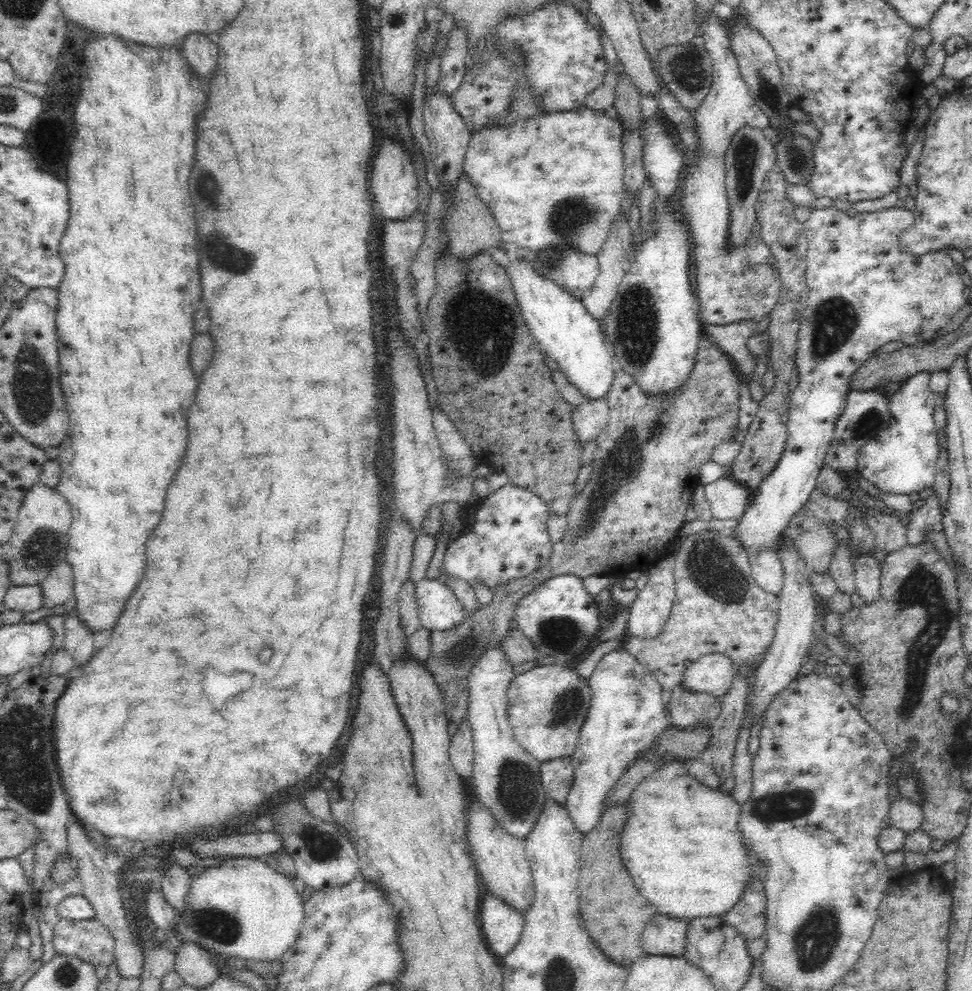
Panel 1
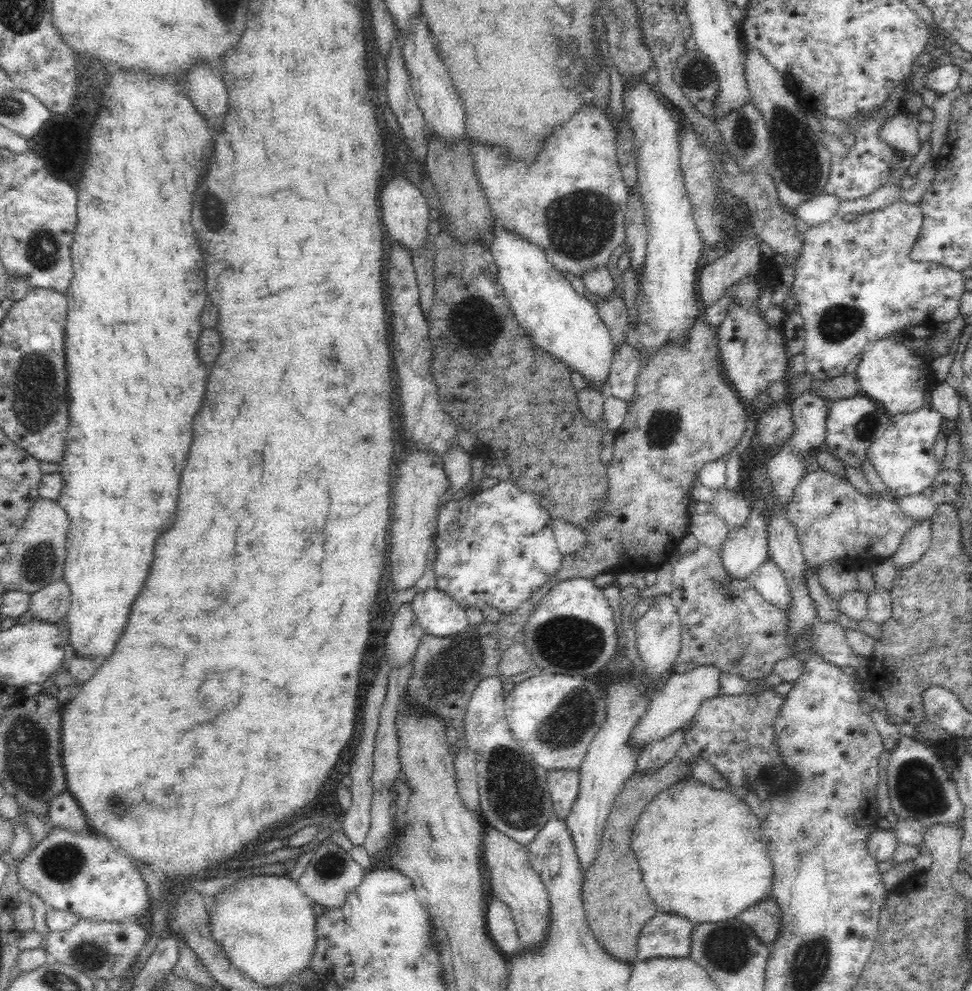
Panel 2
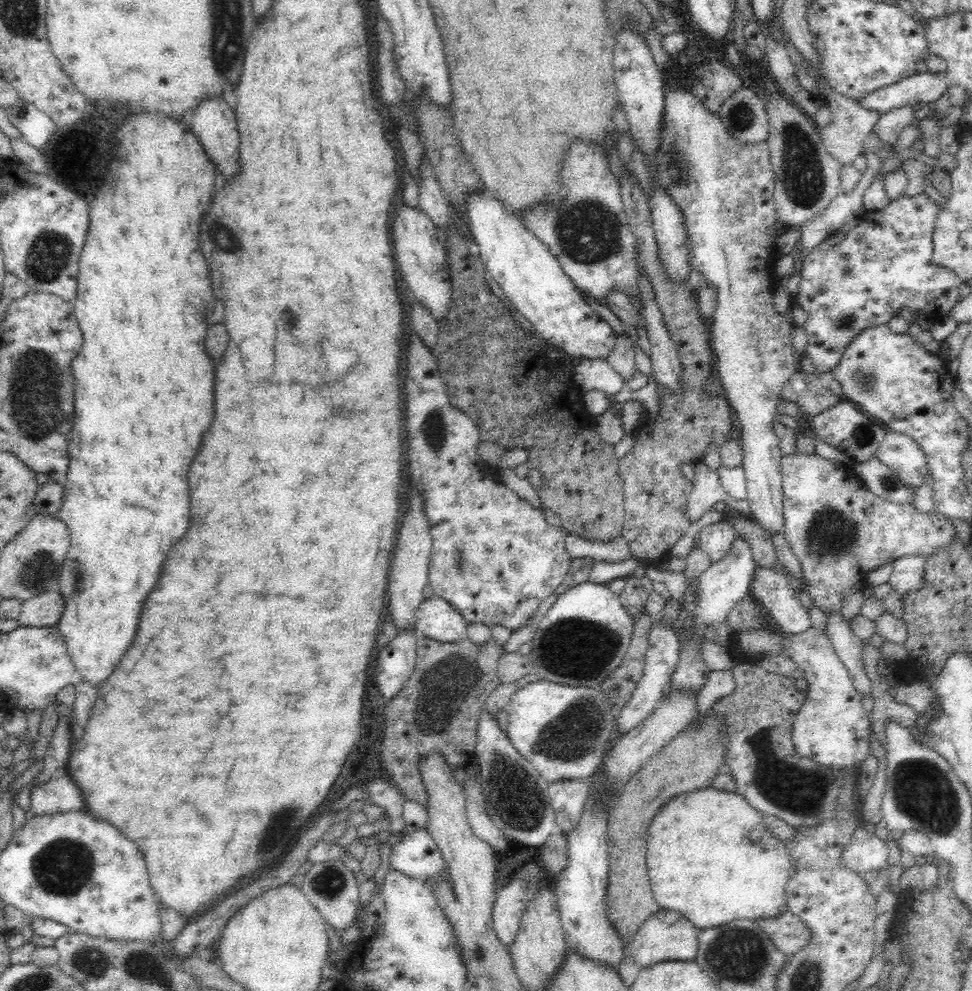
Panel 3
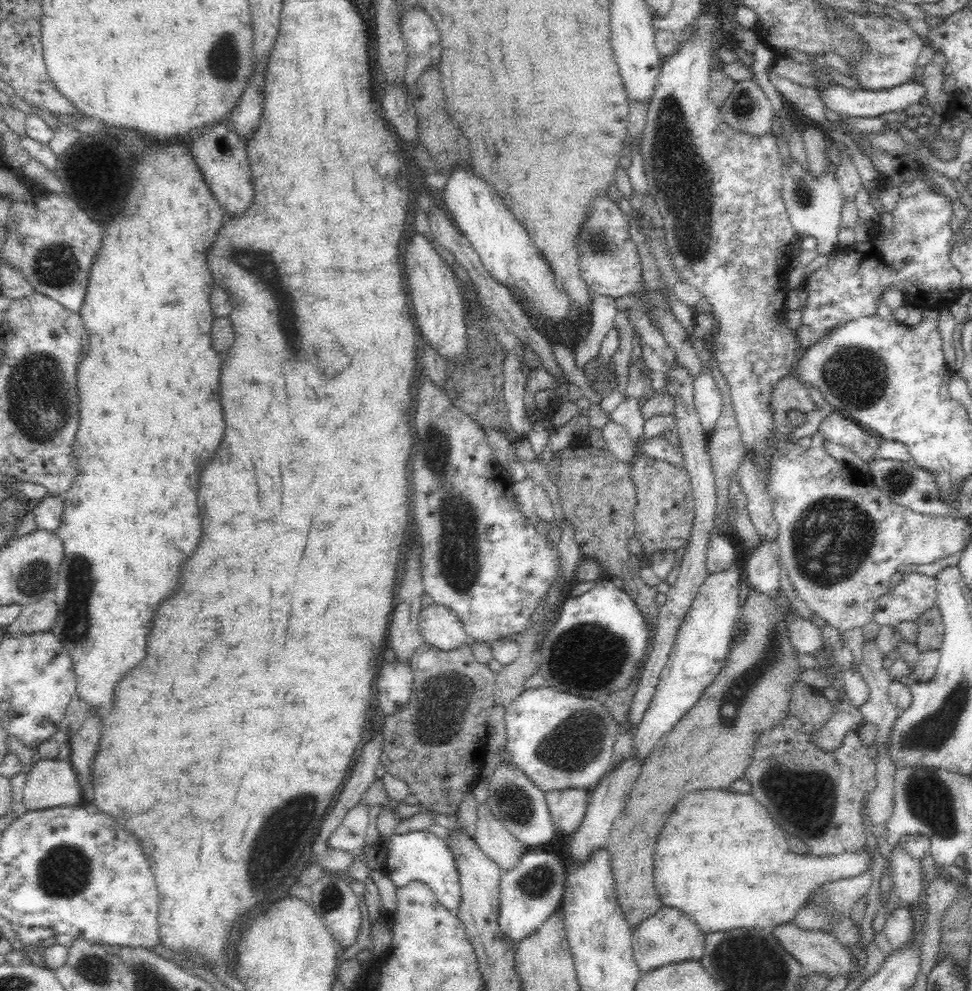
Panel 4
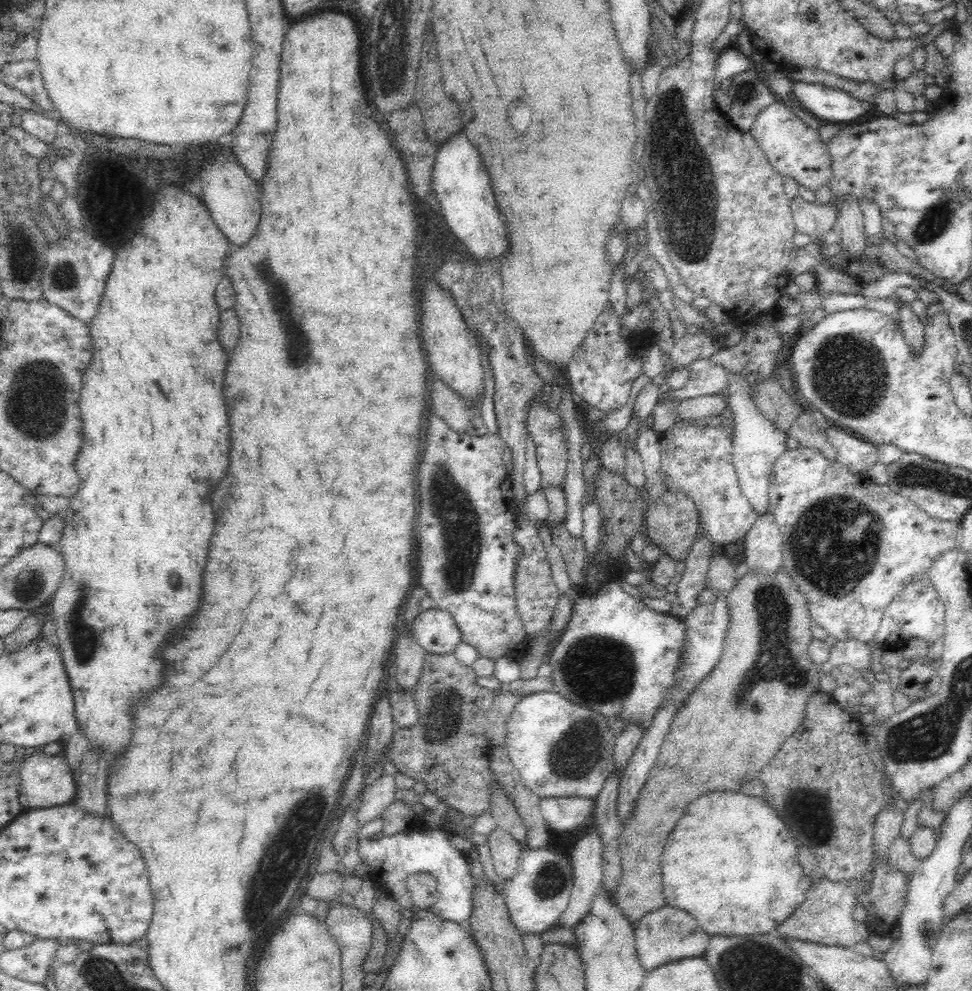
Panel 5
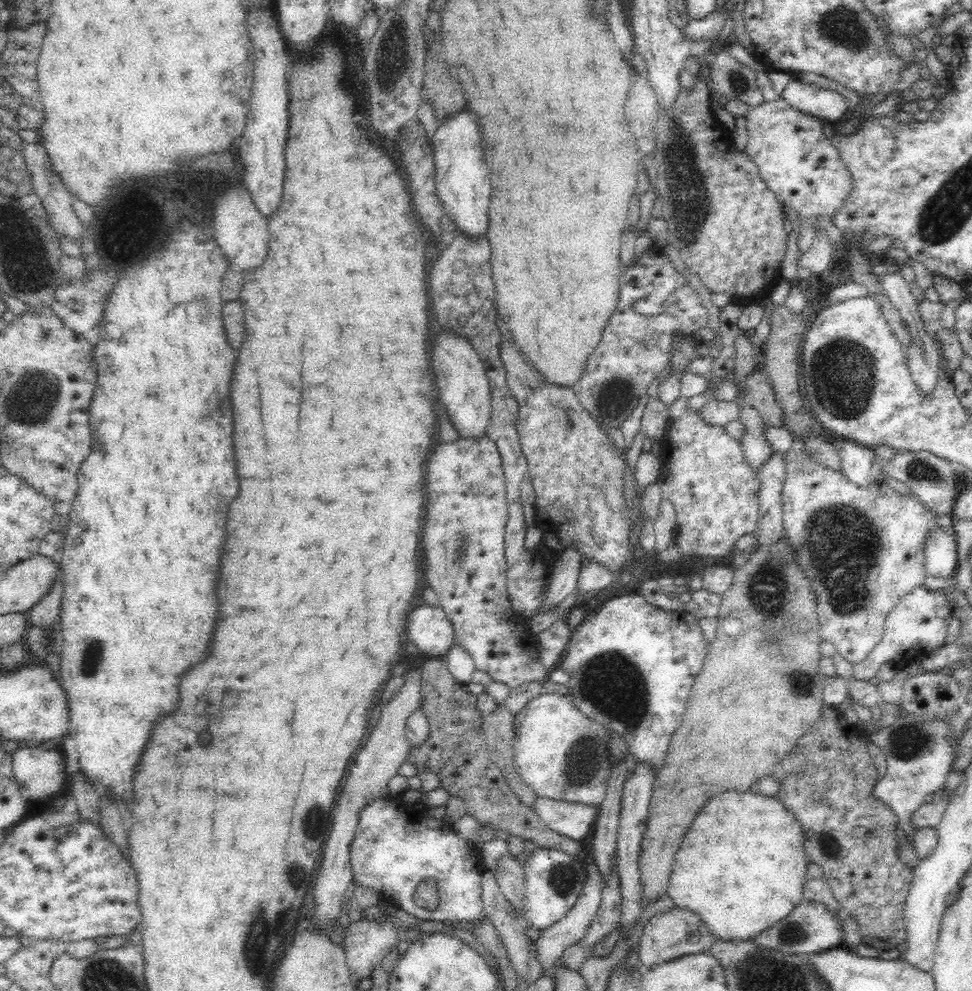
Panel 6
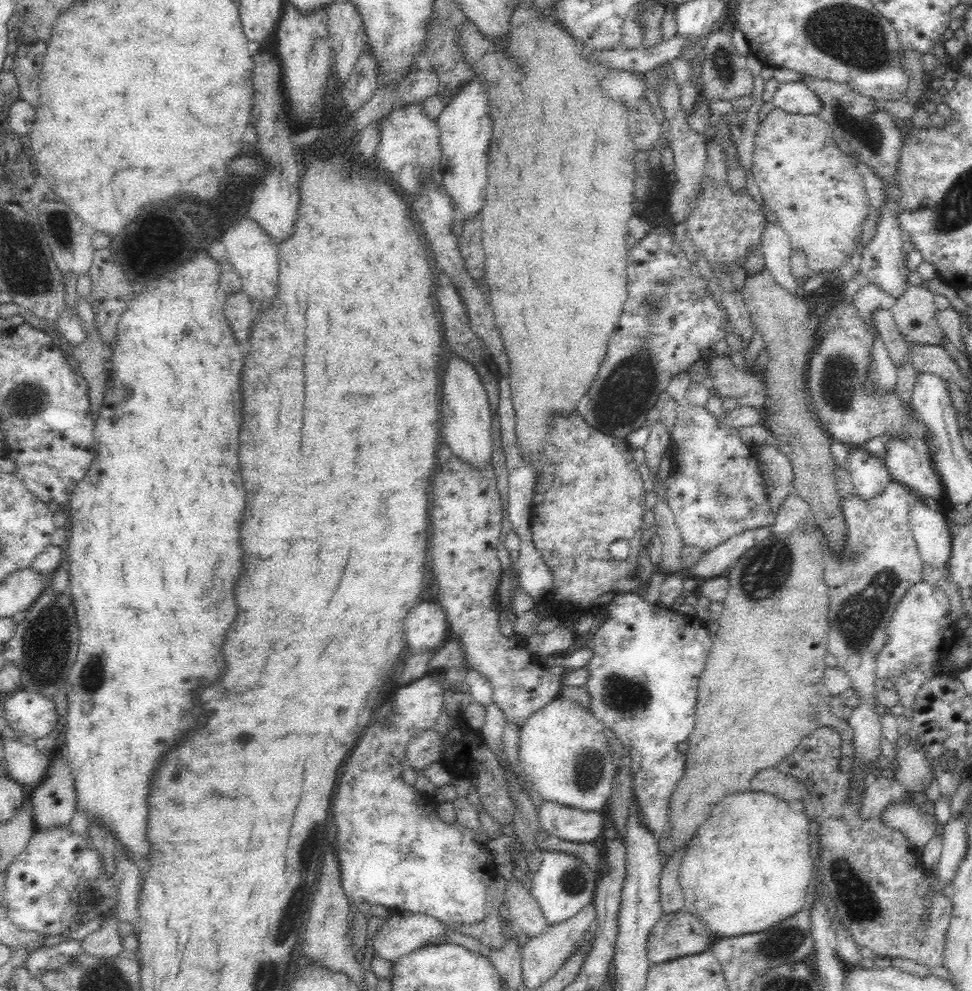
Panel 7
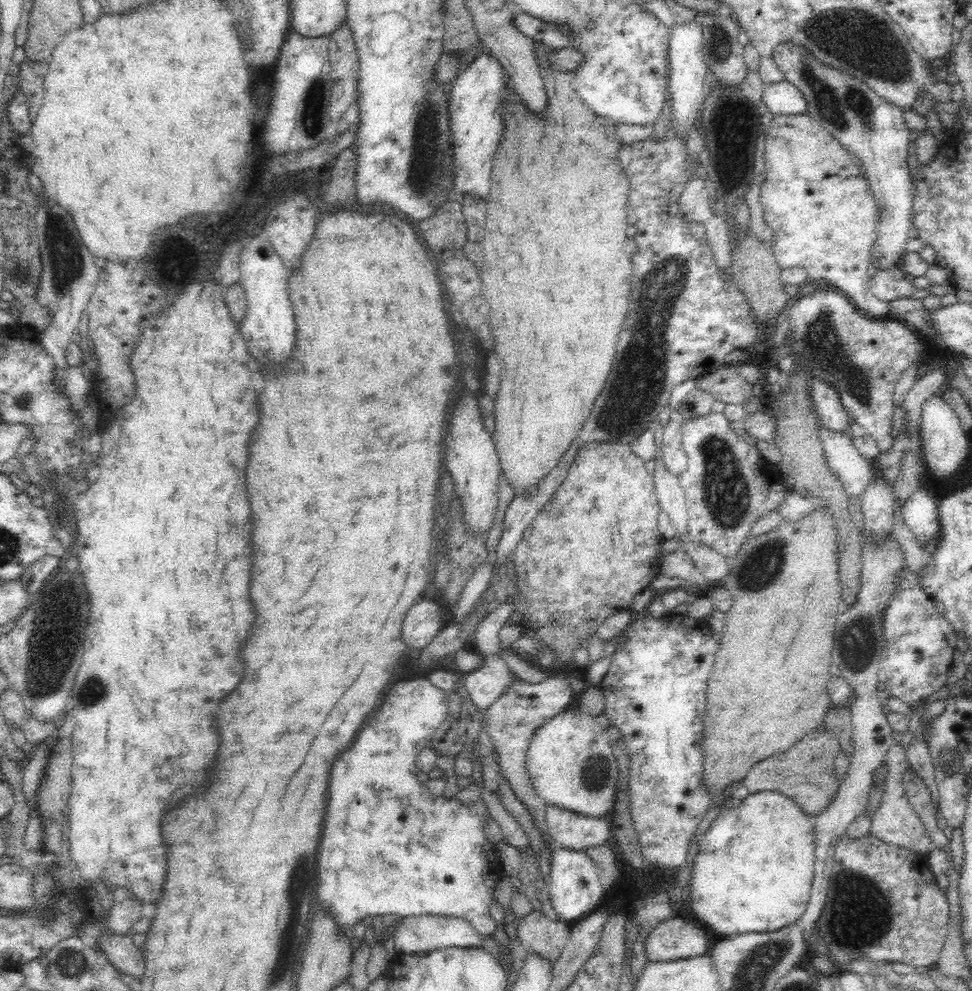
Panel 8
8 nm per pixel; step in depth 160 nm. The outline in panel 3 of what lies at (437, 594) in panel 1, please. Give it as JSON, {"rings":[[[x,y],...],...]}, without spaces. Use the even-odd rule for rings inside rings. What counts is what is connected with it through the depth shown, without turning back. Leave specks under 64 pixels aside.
{"rings":[[[432,595],[420,604],[415,626],[419,636],[441,643],[455,643],[467,638],[464,617],[447,601]]]}

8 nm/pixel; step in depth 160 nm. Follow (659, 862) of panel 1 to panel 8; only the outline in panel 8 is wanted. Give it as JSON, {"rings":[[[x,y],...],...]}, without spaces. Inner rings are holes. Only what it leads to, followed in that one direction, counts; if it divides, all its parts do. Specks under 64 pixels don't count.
{"rings":[[[763,791],[750,794],[738,808],[722,807],[724,810],[720,812],[715,821],[710,825],[706,834],[701,835],[697,841],[698,852],[693,862],[694,868],[691,870],[690,886],[691,886],[691,910],[694,914],[705,922],[707,926],[717,934],[724,934],[726,938],[749,932],[772,932],[792,924],[794,920],[798,920],[806,910],[810,898],[810,886],[812,886],[812,876],[815,871],[815,826],[811,821],[811,816],[806,814],[802,808],[792,801],[788,796],[779,794],[776,791]]]}

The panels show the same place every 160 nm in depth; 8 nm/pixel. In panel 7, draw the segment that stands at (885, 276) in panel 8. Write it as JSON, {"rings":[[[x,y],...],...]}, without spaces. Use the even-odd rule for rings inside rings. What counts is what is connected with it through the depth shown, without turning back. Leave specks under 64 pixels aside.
{"rings":[[[870,282],[861,287],[854,296],[853,304],[845,306],[843,303],[838,308],[836,317],[838,323],[831,326],[827,331],[821,334],[821,339],[817,341],[809,358],[807,367],[806,388],[808,389],[810,406],[816,414],[817,420],[822,428],[834,439],[850,444],[855,447],[862,445],[872,437],[885,438],[886,436],[898,436],[899,438],[907,438],[913,445],[917,446],[928,438],[924,437],[924,423],[920,423],[913,408],[906,407],[900,403],[898,393],[896,391],[888,393],[880,391],[876,397],[866,395],[864,391],[864,380],[866,380],[866,372],[874,373],[872,359],[870,358],[870,350],[872,350],[872,338],[878,335],[871,320],[871,315],[880,308],[890,309],[895,303],[896,298],[890,296],[883,288],[877,284]]]}

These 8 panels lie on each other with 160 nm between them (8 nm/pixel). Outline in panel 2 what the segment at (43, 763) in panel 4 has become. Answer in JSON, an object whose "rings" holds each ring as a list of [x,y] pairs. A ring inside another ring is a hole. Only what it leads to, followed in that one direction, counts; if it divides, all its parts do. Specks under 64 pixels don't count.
{"rings":[[[68,789],[54,796],[49,804],[50,807],[46,812],[49,826],[63,826],[63,828],[71,828],[76,832],[89,827],[84,811],[80,809],[78,801],[68,792]]]}

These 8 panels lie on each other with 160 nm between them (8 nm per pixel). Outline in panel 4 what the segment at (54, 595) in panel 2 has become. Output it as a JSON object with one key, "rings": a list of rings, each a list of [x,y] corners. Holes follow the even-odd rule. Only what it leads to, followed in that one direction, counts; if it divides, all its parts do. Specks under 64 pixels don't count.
{"rings":[[[52,596],[42,598],[23,606],[18,618],[5,628],[5,634],[16,636],[50,631],[57,616],[58,607]]]}

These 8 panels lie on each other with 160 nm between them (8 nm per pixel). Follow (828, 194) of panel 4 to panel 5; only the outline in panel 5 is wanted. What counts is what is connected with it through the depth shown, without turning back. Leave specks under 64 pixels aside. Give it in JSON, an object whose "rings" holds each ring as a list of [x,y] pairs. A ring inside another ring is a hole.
{"rings":[[[798,196],[790,207],[796,230],[807,234],[812,240],[822,239],[837,227],[838,206],[834,200],[828,206],[822,206],[805,202]]]}

